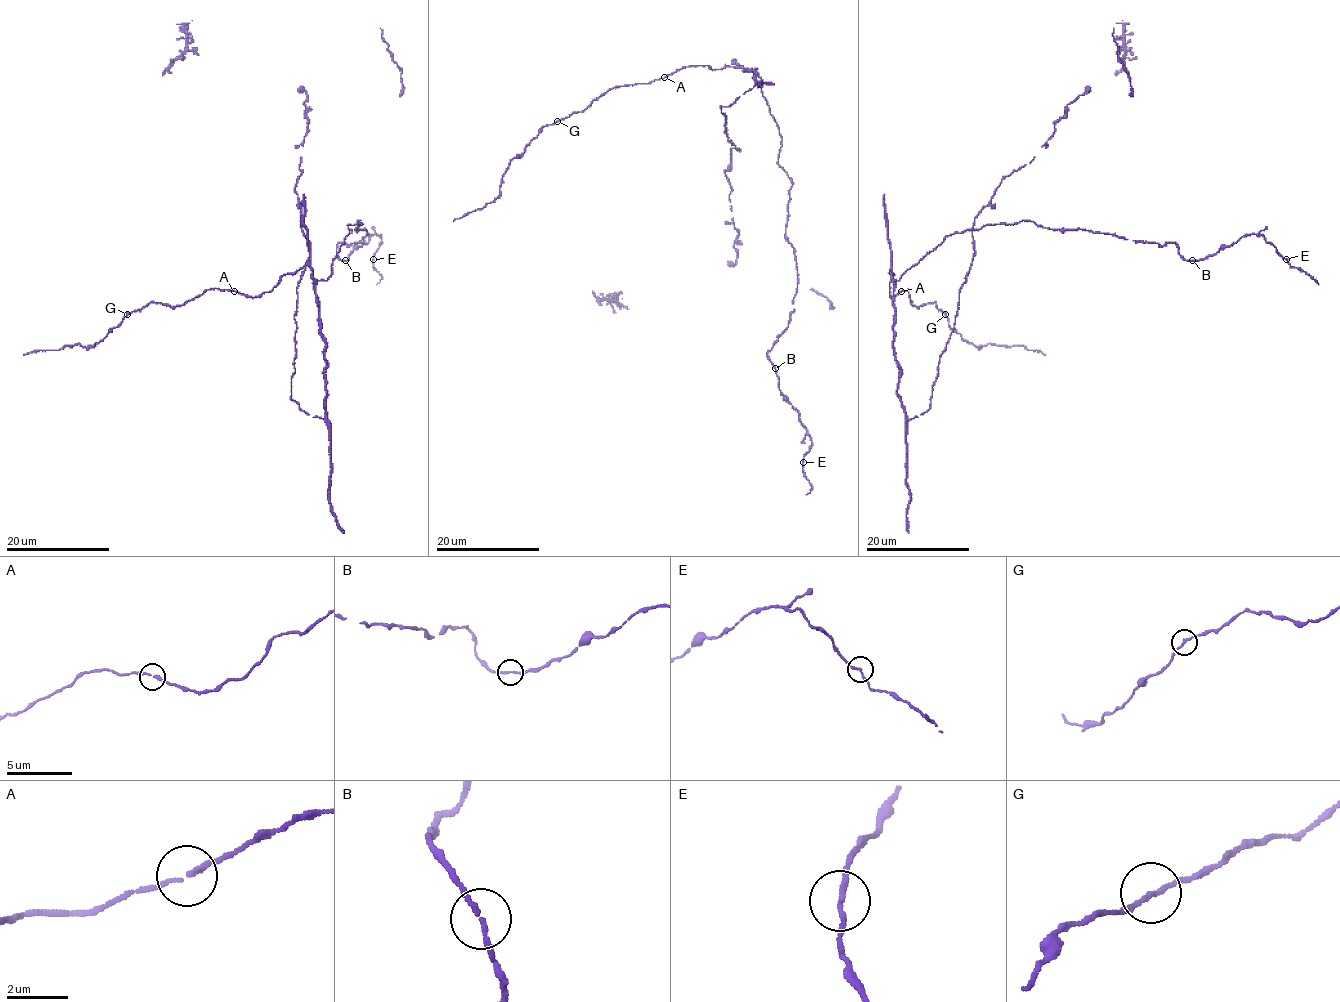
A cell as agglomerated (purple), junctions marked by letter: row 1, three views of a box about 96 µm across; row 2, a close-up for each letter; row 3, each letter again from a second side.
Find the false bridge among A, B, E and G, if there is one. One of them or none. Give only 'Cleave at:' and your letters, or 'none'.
Cleave at: none

